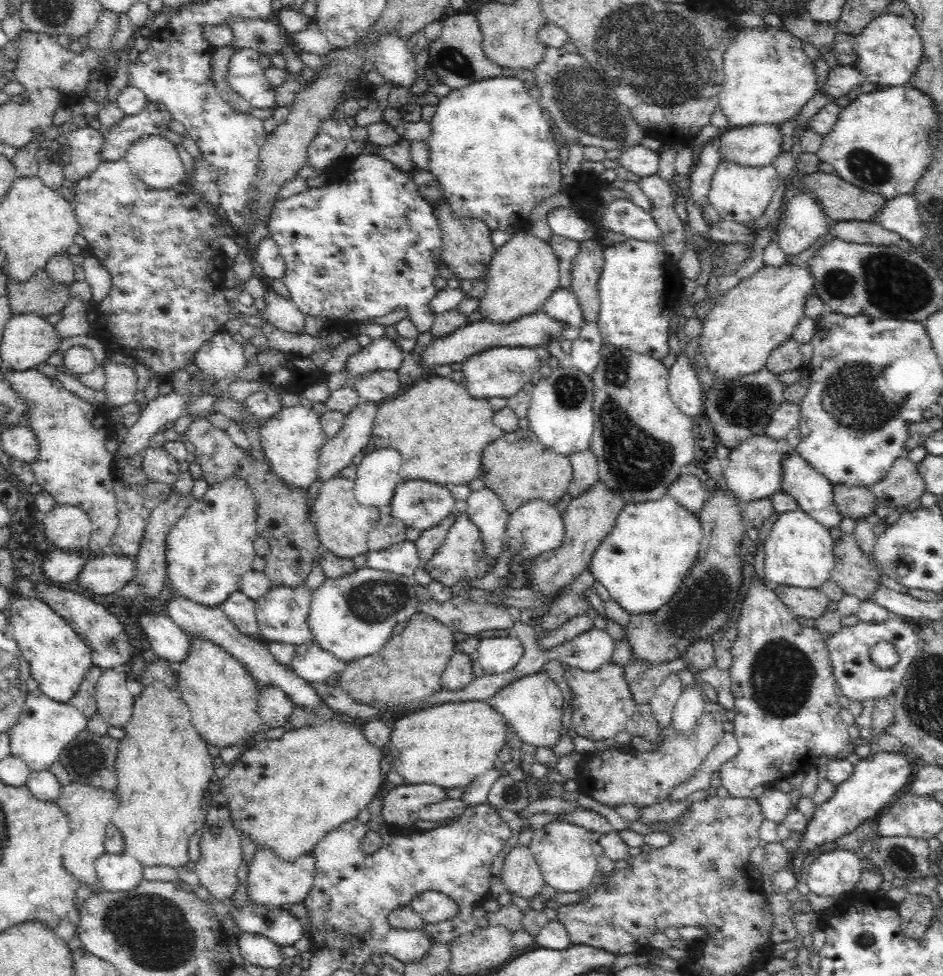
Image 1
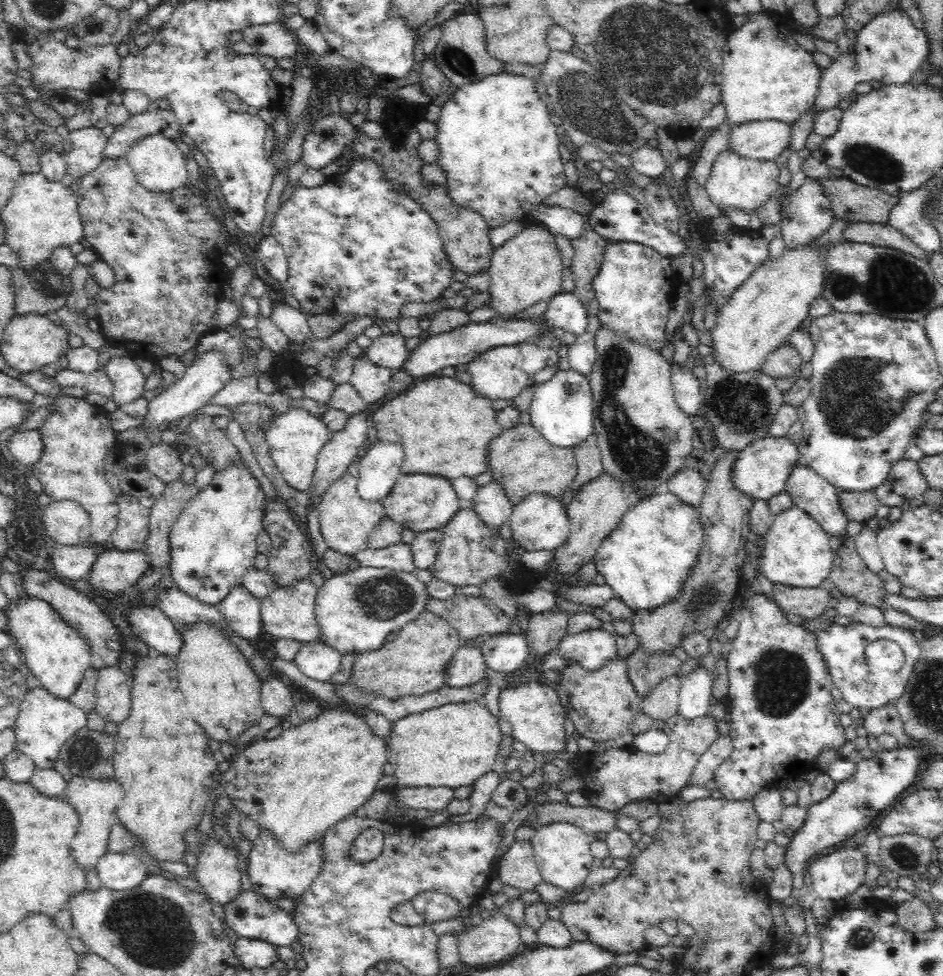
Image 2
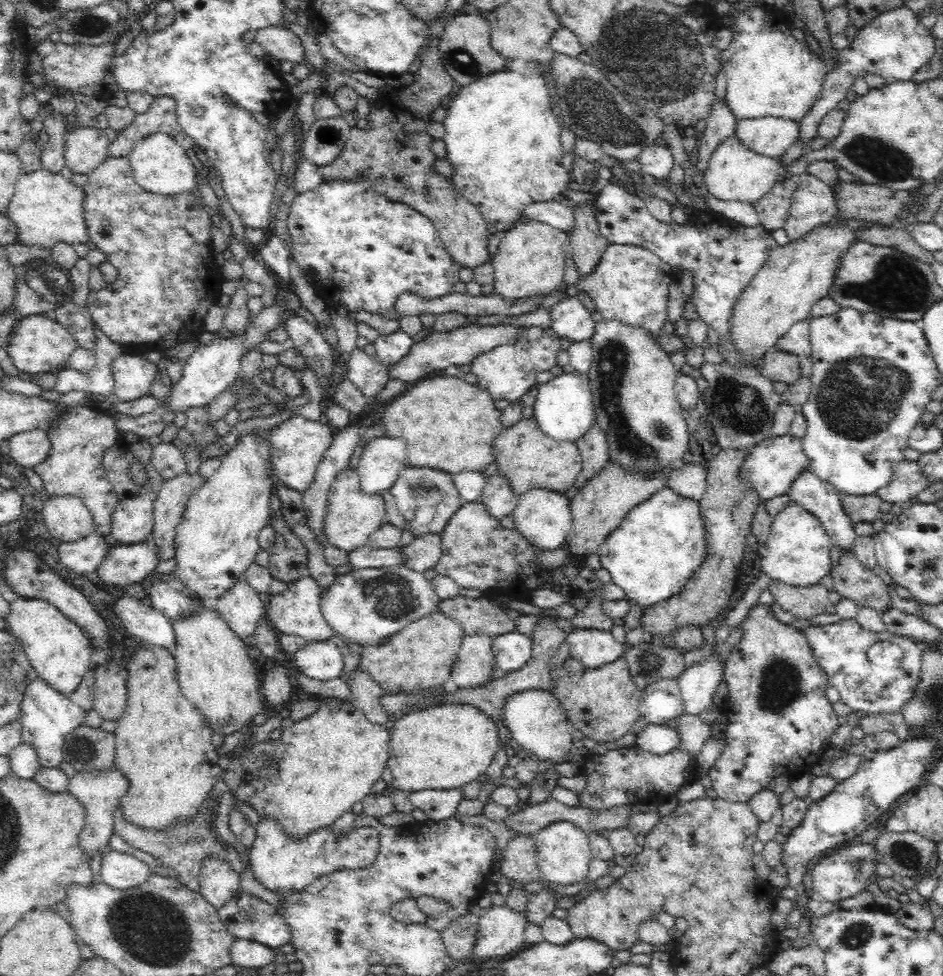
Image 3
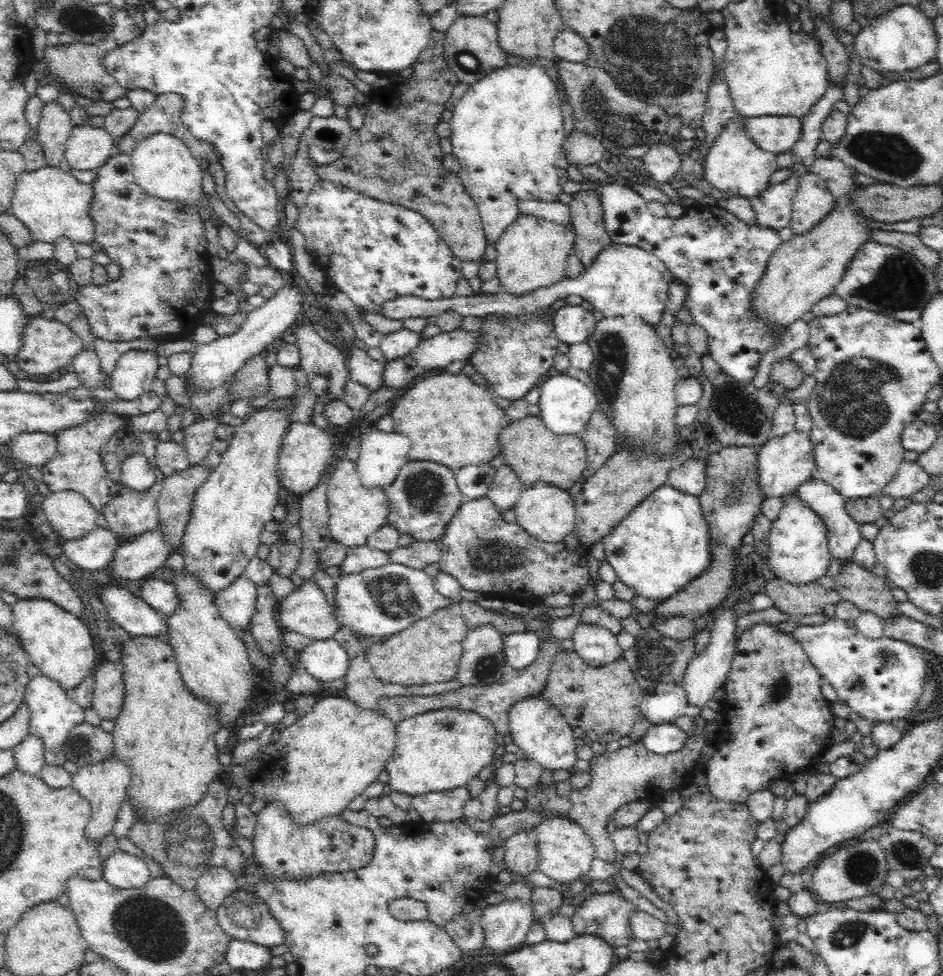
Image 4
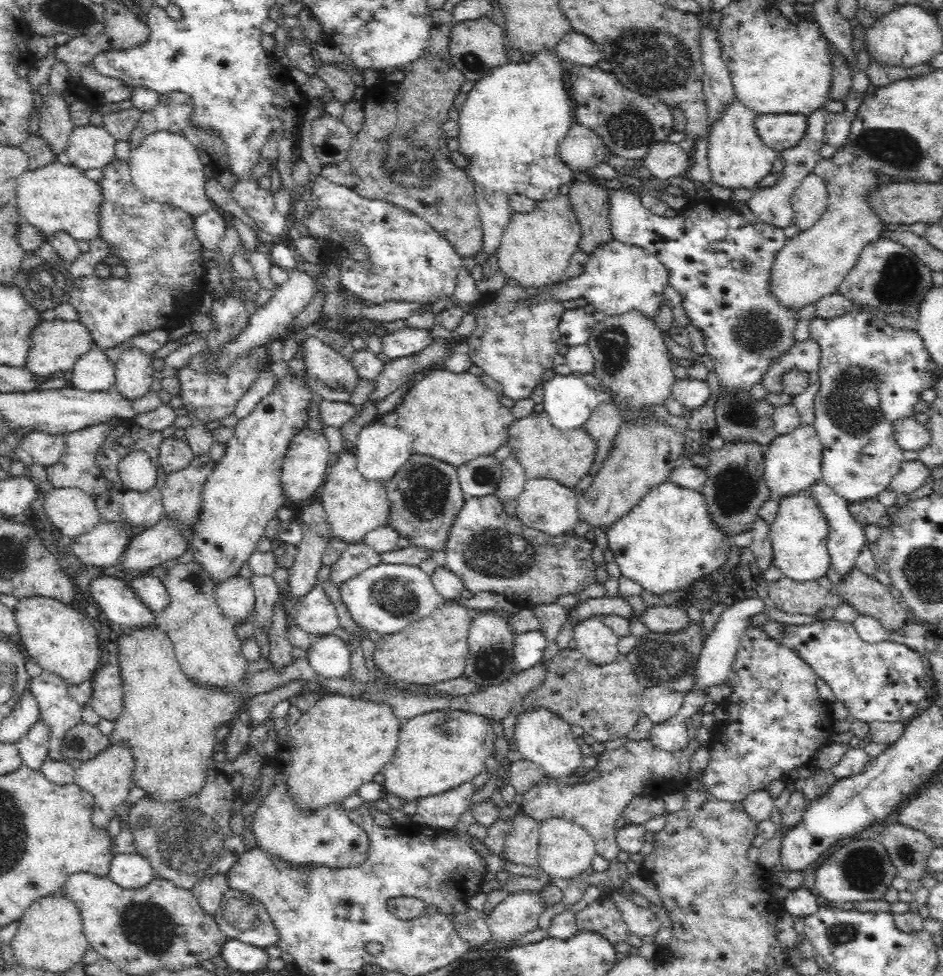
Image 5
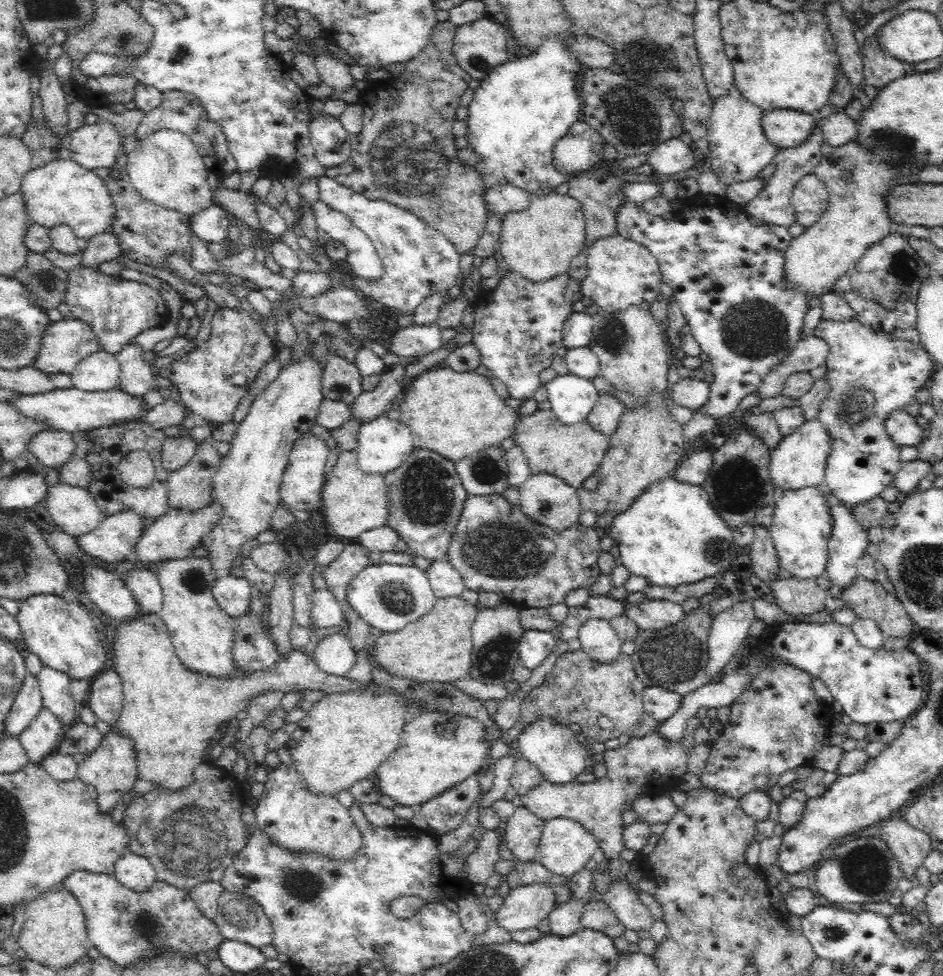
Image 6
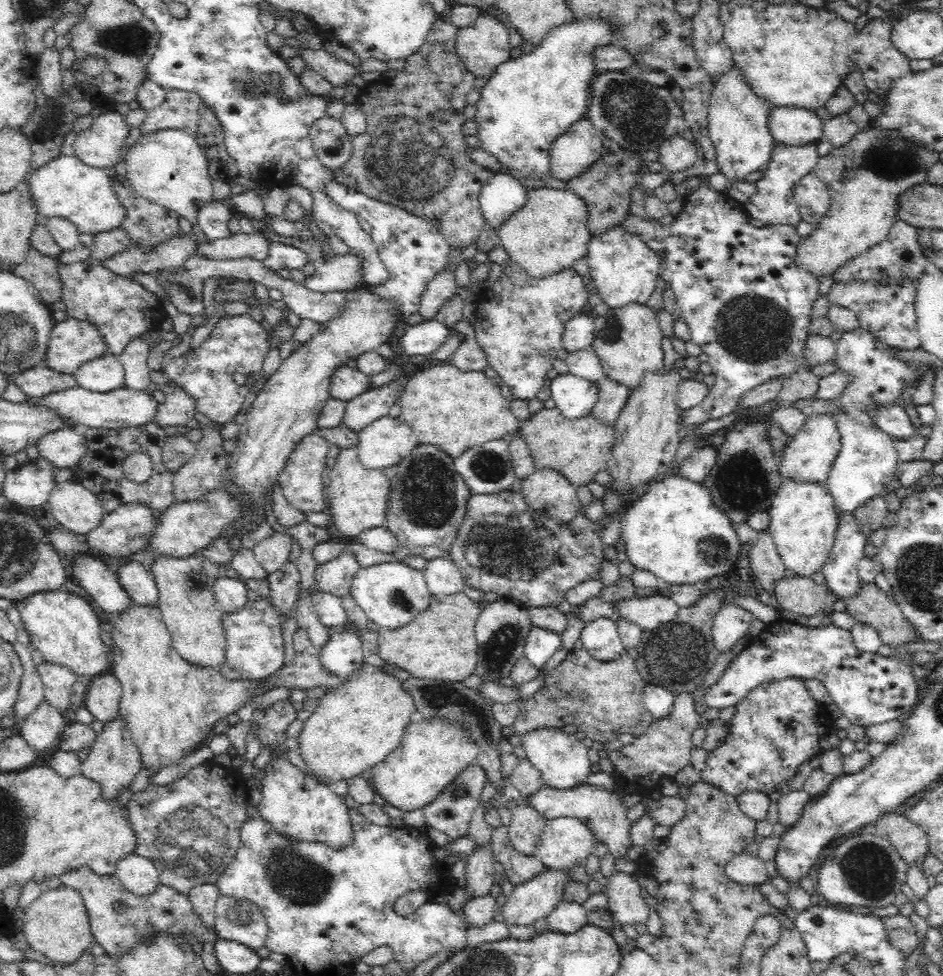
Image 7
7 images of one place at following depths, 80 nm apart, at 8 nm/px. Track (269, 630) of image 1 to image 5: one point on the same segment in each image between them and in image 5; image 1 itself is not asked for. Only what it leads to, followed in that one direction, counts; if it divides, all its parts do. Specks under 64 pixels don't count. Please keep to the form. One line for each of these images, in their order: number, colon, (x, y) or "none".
2: (288, 612)
3: (297, 611)
4: (306, 611)
5: (317, 614)

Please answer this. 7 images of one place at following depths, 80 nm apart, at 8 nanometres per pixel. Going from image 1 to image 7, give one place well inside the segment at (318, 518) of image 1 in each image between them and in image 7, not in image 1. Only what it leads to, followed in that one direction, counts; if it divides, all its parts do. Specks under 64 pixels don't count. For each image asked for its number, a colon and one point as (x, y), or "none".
2: (346, 520)
3: (352, 516)
4: (355, 511)
5: (354, 505)
6: (354, 502)
7: (357, 496)

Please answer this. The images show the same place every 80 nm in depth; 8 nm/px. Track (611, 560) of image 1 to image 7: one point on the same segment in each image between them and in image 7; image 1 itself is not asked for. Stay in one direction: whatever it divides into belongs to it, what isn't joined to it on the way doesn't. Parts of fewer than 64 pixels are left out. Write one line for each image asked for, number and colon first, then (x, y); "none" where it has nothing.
2: (646, 560)
3: (651, 555)
4: (662, 545)
5: (668, 541)
6: (671, 535)
7: (675, 530)

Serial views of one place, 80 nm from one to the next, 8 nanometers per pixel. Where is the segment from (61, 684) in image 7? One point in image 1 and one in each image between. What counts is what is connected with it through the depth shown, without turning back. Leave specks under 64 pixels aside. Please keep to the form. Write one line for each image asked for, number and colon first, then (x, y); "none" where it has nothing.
1: (44, 727)
2: (45, 723)
3: (48, 717)
4: (52, 714)
5: (57, 708)
6: (54, 685)

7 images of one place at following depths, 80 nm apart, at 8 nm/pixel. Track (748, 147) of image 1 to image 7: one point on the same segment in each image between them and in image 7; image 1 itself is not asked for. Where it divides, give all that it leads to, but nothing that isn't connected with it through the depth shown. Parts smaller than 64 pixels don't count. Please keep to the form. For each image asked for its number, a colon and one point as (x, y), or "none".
2: (765, 140)
3: (770, 136)
4: (777, 134)
5: (780, 131)
6: (786, 128)
7: (791, 127)

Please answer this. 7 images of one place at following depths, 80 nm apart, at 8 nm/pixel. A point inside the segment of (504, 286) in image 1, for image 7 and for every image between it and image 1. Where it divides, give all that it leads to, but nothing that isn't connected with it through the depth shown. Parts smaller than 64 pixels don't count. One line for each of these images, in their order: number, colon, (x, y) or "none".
2: (525, 270)
3: (530, 259)
4: (532, 252)
5: (536, 248)
6: (539, 242)
7: (550, 232)

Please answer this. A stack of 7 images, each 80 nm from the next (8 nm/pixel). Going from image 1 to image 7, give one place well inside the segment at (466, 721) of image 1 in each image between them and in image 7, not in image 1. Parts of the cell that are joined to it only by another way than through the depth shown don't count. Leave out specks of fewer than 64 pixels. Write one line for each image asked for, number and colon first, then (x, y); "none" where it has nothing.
2: (451, 745)
3: (444, 747)
4: (443, 749)
5: (437, 751)
6: (437, 750)
7: (431, 753)

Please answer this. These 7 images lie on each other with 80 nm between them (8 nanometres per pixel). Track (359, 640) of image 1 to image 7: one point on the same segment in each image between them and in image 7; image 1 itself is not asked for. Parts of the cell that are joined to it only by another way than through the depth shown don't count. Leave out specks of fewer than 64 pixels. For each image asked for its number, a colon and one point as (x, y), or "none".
2: (357, 609)
3: (363, 606)
4: (382, 601)
5: (385, 598)
6: (388, 596)
7: (391, 594)

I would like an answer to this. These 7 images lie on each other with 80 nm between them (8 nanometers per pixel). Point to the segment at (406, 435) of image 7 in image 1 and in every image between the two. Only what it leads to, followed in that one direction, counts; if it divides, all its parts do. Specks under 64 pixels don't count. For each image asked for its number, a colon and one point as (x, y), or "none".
1: (378, 475)
2: (379, 469)
3: (383, 458)
4: (382, 454)
5: (381, 450)
6: (383, 444)

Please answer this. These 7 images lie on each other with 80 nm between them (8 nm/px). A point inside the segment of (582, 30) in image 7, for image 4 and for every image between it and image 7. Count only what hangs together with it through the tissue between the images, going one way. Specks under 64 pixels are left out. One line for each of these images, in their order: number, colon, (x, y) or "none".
4: (508, 127)
5: (513, 118)
6: (518, 112)

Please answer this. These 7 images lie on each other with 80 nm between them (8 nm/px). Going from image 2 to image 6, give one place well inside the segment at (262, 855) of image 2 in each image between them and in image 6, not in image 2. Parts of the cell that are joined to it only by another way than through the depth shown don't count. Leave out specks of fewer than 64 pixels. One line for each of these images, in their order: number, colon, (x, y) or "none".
3: (279, 860)
4: (284, 848)
5: (324, 836)
6: (291, 813)

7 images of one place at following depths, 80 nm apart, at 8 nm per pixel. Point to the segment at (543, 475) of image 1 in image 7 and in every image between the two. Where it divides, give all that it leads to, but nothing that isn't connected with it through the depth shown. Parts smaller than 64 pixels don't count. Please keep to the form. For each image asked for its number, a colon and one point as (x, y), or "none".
2: (523, 462)
3: (530, 458)
4: (536, 453)
5: (567, 455)
6: (573, 452)
7: (579, 448)

